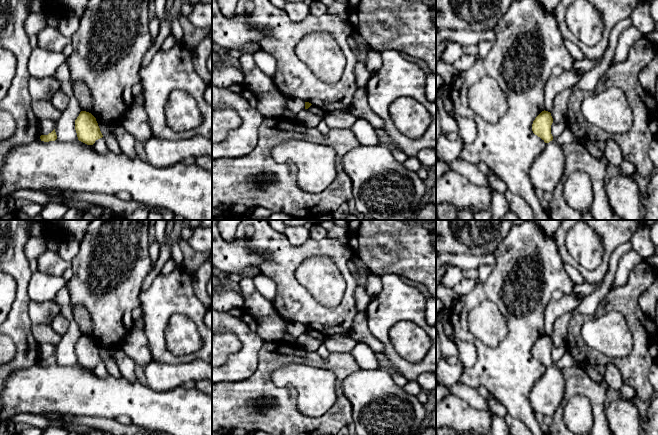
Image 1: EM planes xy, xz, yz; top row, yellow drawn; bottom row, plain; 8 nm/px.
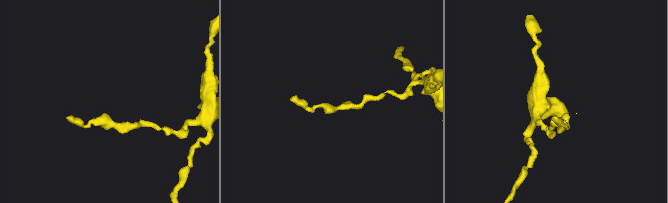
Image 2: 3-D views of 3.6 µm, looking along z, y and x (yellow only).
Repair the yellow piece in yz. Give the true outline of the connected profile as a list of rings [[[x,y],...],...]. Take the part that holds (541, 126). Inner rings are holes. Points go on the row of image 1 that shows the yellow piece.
[[[544,110],[533,121],[532,131],[545,143],[549,143],[553,140],[553,136],[551,134],[552,123],[553,118],[551,116],[551,113]]]

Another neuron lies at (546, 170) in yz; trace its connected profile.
[[[546,143],[542,153],[533,161],[529,170],[530,181],[535,189],[552,192],[565,171],[565,157],[561,143]]]

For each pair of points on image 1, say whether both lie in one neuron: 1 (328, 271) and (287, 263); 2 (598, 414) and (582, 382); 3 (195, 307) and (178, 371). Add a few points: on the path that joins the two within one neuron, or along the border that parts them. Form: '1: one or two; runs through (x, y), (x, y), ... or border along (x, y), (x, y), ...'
1: two; border along (322, 256), (297, 268), (305, 288)
2: one; runs through (597, 406), (597, 397), (590, 390)
3: two; border along (201, 359), (178, 363), (161, 363), (157, 361)

